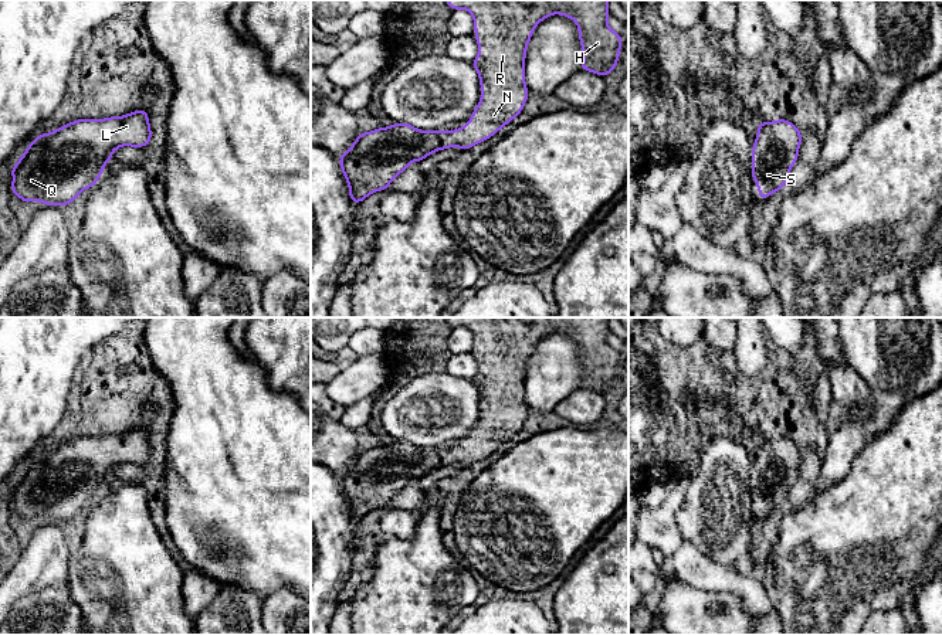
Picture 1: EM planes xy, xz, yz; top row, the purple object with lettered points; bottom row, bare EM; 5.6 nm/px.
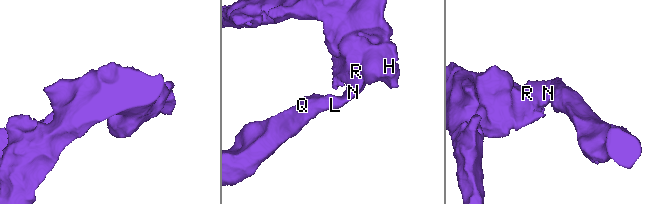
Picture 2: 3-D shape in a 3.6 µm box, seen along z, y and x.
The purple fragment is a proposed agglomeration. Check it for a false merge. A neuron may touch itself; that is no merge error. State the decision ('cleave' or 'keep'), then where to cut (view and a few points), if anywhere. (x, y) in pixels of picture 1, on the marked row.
keep; no cut

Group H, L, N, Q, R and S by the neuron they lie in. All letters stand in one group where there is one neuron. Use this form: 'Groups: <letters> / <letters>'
Groups: H L N Q R S

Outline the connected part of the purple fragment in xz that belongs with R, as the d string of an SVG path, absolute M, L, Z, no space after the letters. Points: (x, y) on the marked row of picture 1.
M445 0L445 3L451 10L464 9L474 17L474 35L480 54L471 64L480 75L481 101L471 113L470 122L460 129L419 130L413 125L396 122L389 128L359 133L353 145L339 156L353 204L362 203L375 191L389 189L392 180L403 173L411 162L421 162L434 152L455 146L465 152L489 139L515 119L529 96L525 85L526 48L536 26L549 16L562 14L577 23L584 54L580 64L582 71L606 77L620 58L623 35L607 26L609 0Z

